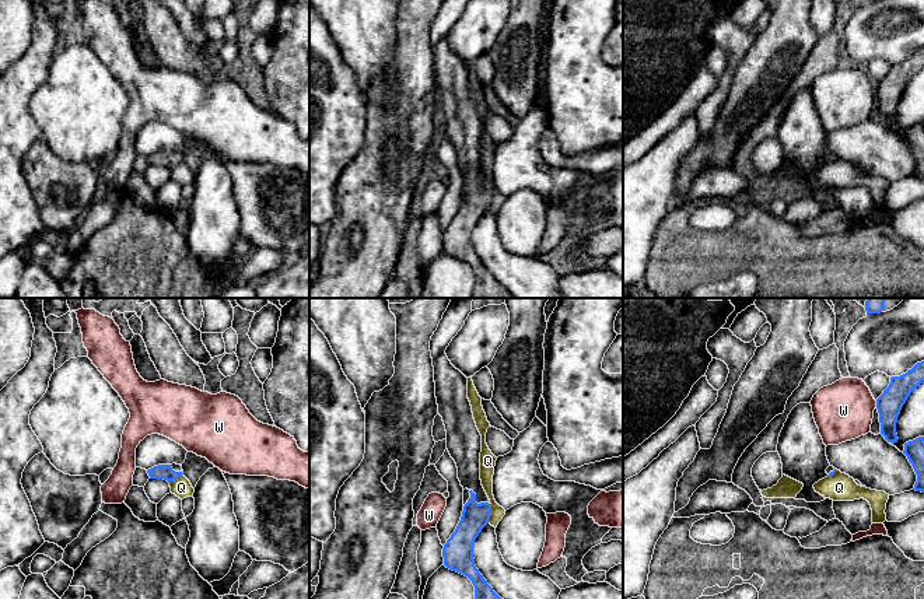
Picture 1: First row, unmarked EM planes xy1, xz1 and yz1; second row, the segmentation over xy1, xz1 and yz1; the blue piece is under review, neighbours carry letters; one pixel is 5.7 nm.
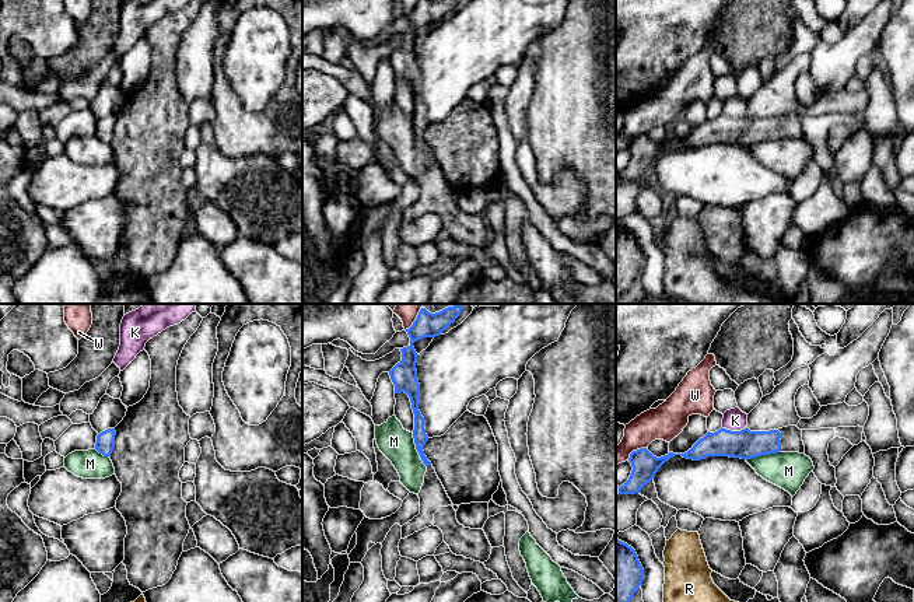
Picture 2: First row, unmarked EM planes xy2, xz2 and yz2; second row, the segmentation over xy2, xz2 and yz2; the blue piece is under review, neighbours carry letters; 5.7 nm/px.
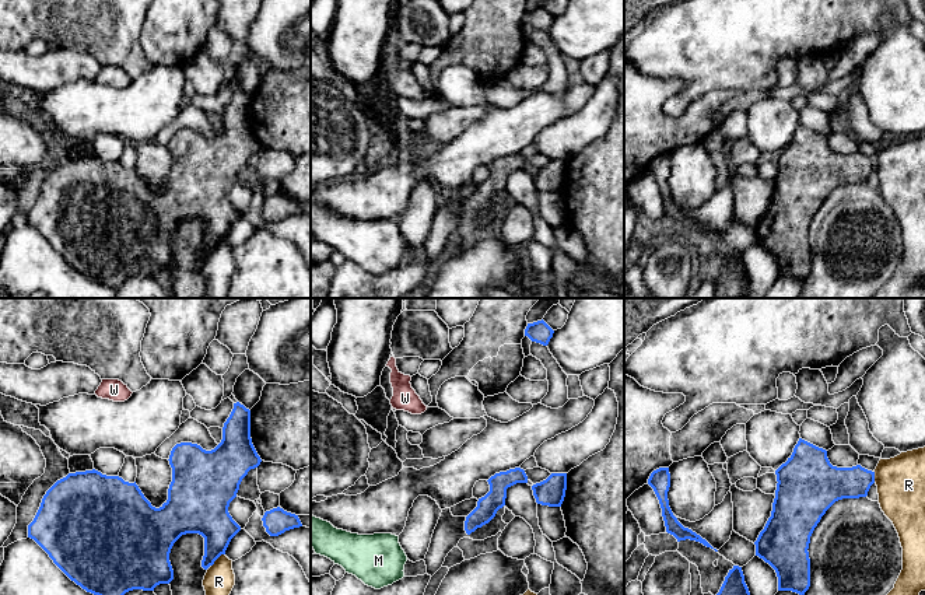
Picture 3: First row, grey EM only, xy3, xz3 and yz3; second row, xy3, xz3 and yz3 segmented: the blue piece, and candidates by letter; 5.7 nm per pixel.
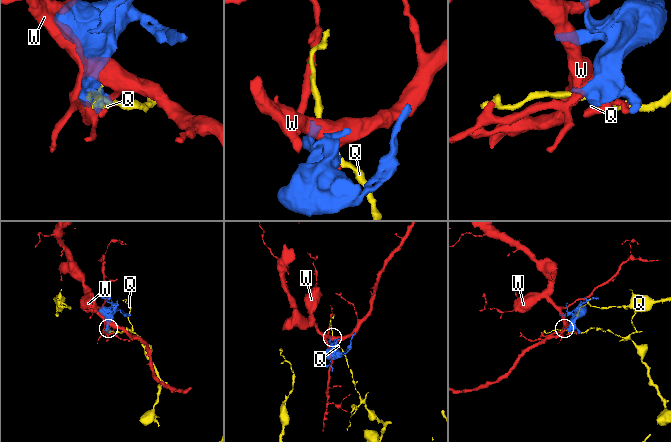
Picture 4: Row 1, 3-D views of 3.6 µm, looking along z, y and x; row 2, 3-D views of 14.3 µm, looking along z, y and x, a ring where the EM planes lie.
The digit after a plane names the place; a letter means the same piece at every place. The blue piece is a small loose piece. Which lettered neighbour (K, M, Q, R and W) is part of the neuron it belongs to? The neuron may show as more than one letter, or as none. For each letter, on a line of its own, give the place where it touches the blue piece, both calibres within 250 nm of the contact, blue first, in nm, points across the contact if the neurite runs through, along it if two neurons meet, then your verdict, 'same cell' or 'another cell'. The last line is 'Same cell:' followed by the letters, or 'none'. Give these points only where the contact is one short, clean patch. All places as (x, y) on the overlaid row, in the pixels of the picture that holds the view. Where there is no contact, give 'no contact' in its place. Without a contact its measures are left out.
K: meets blue in yz2 at (734, 431); 170 nm thick on the blue side, 130 nm on the other; border along yz2 (721, 427), (731, 430), (746, 427); another cell
M: meets blue in xz2 at (416, 448); 80 nm thick on the blue side, 190 nm on the other; border along xz2 (412, 433), (415, 448), (426, 466); another cell
Q: meets blue in xz1 at (490, 511); 160 nm thick on the blue side, 80 nm on the other; border along xz1 (490, 503), (490, 518), (487, 522); another cell
R: meets blue in xy3 at (217, 557); 240 nm thick on the blue side, 170 nm on the other; another cell
W: meets blue in yz1 at (877, 403); 150 nm thick on the blue side, 340 nm on the other; another cell
Same cell: none

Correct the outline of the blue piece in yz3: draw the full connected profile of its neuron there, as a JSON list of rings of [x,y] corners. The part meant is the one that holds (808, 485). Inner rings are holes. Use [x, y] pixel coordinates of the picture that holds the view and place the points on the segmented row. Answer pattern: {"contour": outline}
{"contour": [[[802,438],[777,470],[771,517],[760,532],[756,556],[777,573],[778,591],[799,595],[810,587],[810,536],[826,511],[838,500],[866,497],[875,472],[833,466],[827,451]]]}

